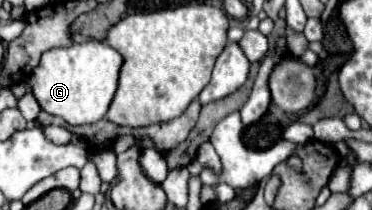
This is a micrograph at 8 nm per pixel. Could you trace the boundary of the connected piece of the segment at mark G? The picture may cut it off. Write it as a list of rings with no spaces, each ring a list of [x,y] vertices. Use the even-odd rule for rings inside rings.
[[[105,41],[75,43],[43,53],[39,65],[31,73],[33,95],[41,109],[65,119],[69,125],[87,125],[105,117],[109,103],[117,91],[123,57]]]

